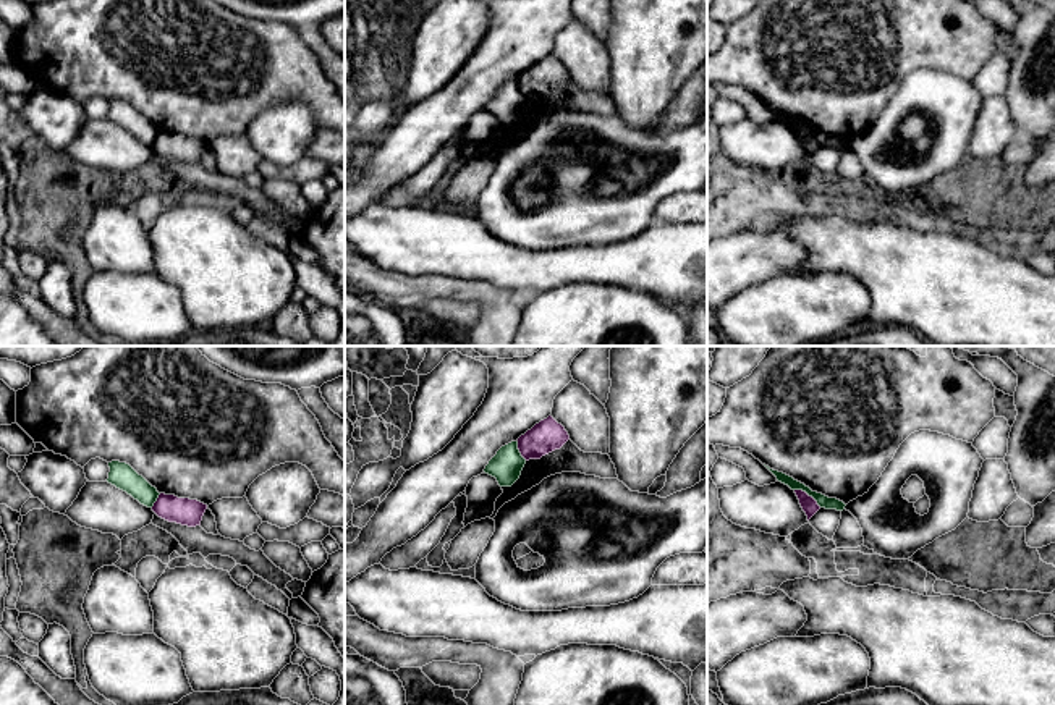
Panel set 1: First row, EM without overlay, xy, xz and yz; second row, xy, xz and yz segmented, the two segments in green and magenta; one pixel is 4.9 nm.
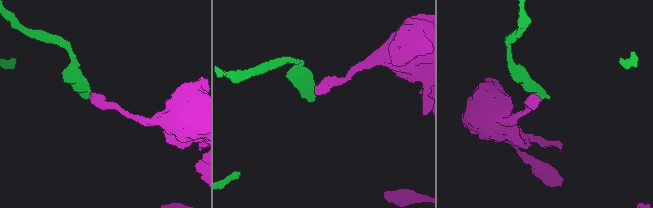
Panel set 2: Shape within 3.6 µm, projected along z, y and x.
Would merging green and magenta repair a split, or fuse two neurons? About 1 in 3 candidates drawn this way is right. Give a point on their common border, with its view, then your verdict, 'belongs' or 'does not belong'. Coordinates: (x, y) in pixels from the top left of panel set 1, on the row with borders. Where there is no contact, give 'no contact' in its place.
yz (808, 493) | does not belong

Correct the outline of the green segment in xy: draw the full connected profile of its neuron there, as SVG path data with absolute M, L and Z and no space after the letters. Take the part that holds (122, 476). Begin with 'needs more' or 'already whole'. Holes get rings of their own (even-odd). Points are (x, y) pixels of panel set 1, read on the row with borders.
already whole; M112 461L107 482L126 492L141 504L152 508L159 498L159 492L142 475L139 475L129 464Z

